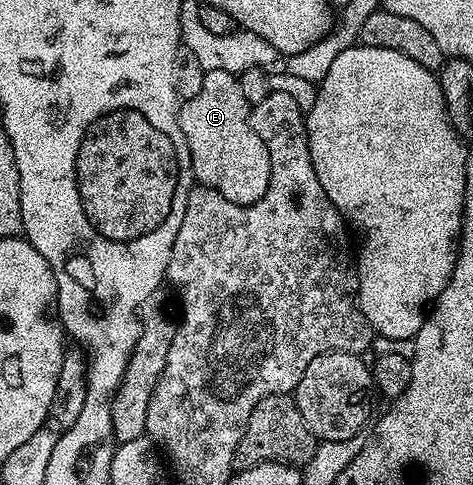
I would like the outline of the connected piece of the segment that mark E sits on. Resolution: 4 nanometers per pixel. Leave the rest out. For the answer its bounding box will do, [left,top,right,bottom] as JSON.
[178,71,272,207]

